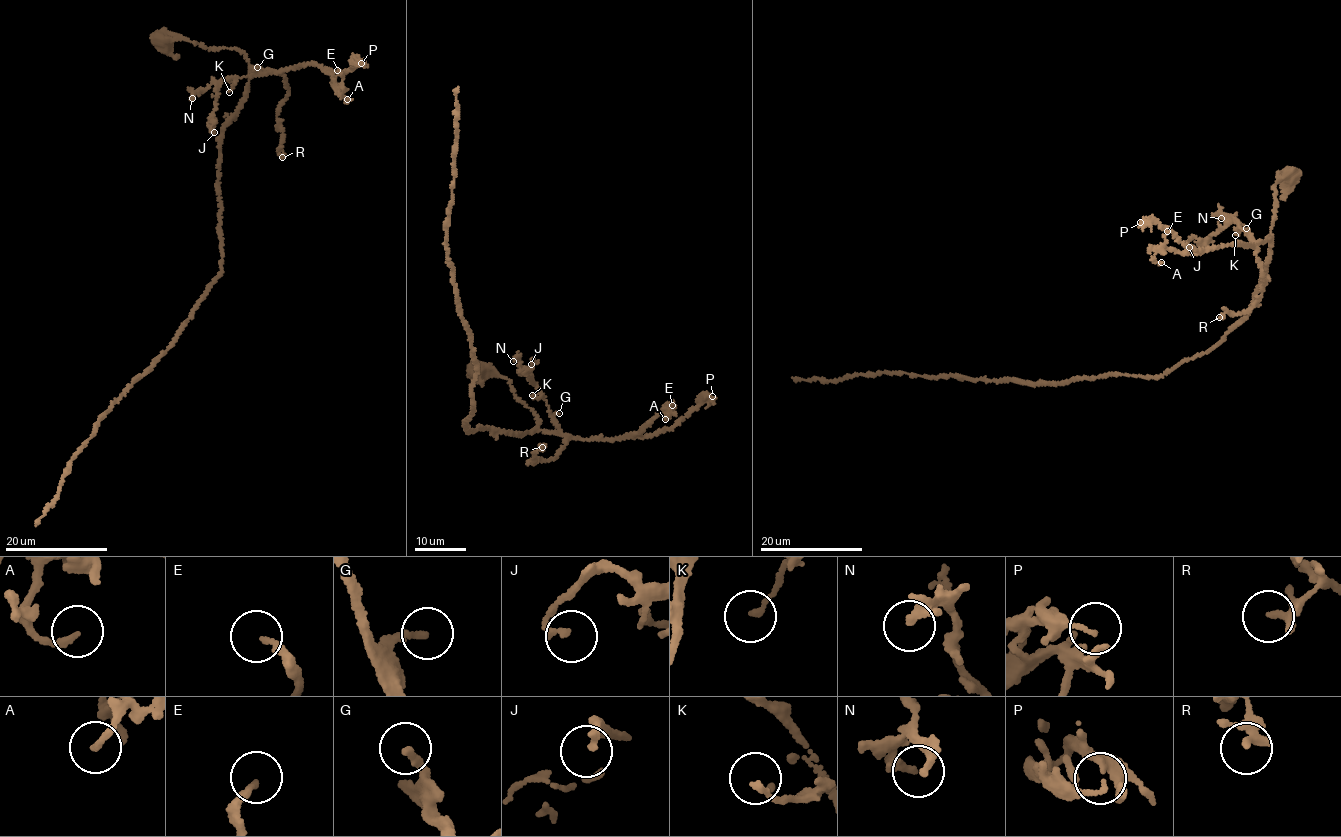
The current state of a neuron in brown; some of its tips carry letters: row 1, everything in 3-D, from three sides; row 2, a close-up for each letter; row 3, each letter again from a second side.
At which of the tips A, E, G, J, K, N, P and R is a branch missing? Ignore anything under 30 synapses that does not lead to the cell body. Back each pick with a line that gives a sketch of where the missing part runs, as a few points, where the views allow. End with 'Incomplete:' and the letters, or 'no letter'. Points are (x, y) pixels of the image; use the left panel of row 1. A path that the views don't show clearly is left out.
Incomplete: no letter

